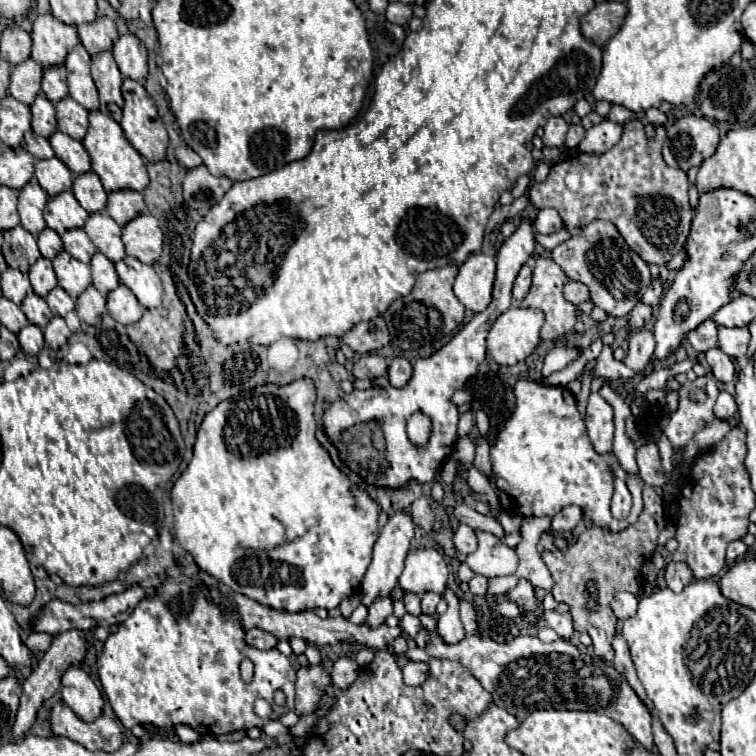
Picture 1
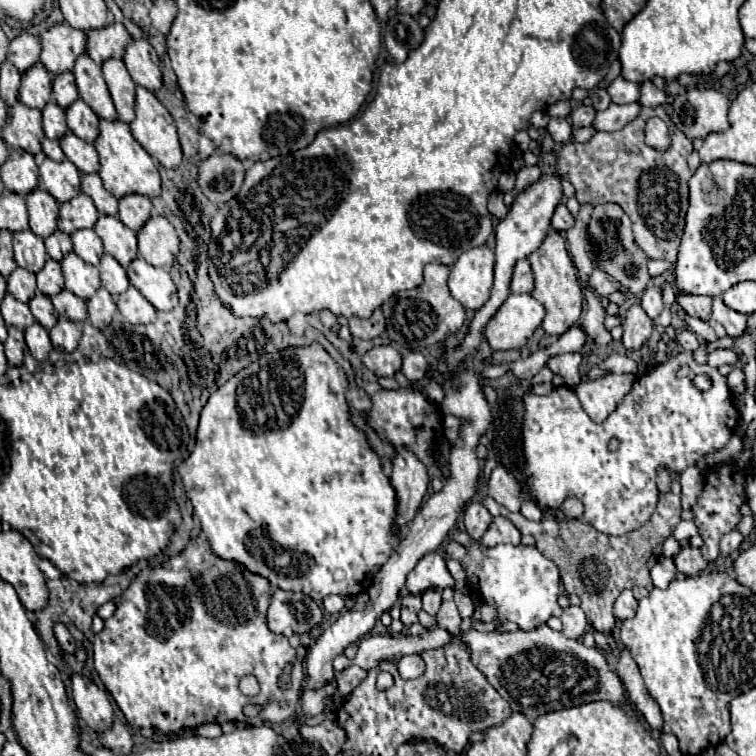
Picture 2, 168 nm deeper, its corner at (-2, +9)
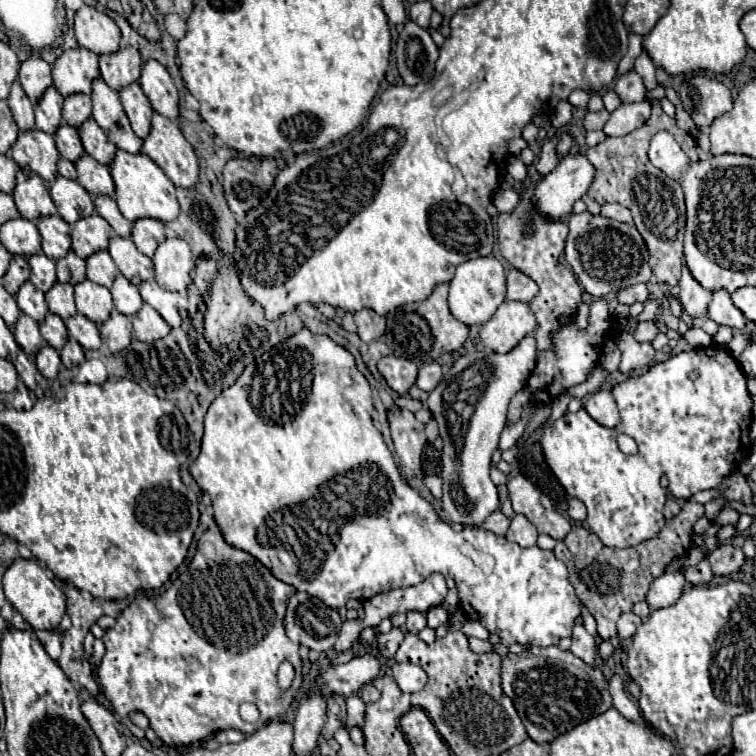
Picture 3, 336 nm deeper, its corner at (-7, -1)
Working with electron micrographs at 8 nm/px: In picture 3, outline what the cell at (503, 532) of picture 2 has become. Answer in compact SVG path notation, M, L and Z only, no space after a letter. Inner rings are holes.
M515 516L511 520L511 526L509 526L505 538L509 542L515 542L515 544L527 548L527 546L535 546L537 530L535 530L535 526L525 516Z

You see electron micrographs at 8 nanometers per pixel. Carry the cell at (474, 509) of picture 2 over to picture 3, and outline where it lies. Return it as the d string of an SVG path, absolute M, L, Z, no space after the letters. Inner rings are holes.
M501 510L499 512L493 512L491 516L487 516L481 524L479 524L479 528L483 528L483 530L489 530L489 532L493 532L493 534L497 534L497 536L503 536L505 532L507 532L507 528L509 528L509 520L501 514Z

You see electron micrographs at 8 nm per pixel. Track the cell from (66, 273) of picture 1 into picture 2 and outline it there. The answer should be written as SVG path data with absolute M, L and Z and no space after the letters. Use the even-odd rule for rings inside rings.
M74 252L66 254L60 264L62 264L64 280L66 280L66 290L76 294L78 298L88 300L94 294L94 290L100 288L98 268L92 264L86 264Z

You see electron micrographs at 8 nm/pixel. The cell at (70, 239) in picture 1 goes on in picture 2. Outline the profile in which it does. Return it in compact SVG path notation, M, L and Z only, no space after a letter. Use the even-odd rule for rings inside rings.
M78 230L78 232L74 232L72 242L74 242L74 252L84 262L88 262L92 266L100 264L104 248L102 248L102 240L98 238L98 234L94 230Z

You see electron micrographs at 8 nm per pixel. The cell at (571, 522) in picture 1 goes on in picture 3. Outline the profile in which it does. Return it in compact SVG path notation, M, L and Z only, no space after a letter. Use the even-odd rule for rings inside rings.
M569 500L569 510L567 510L567 514L575 520L575 522L585 522L585 518L587 518L587 512L585 512L585 504L581 502L581 500Z

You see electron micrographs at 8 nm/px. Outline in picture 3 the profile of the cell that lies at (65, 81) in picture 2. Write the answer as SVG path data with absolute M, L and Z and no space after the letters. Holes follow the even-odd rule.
M71 94L63 102L63 118L73 128L79 128L83 120L91 116L91 98L89 94Z

